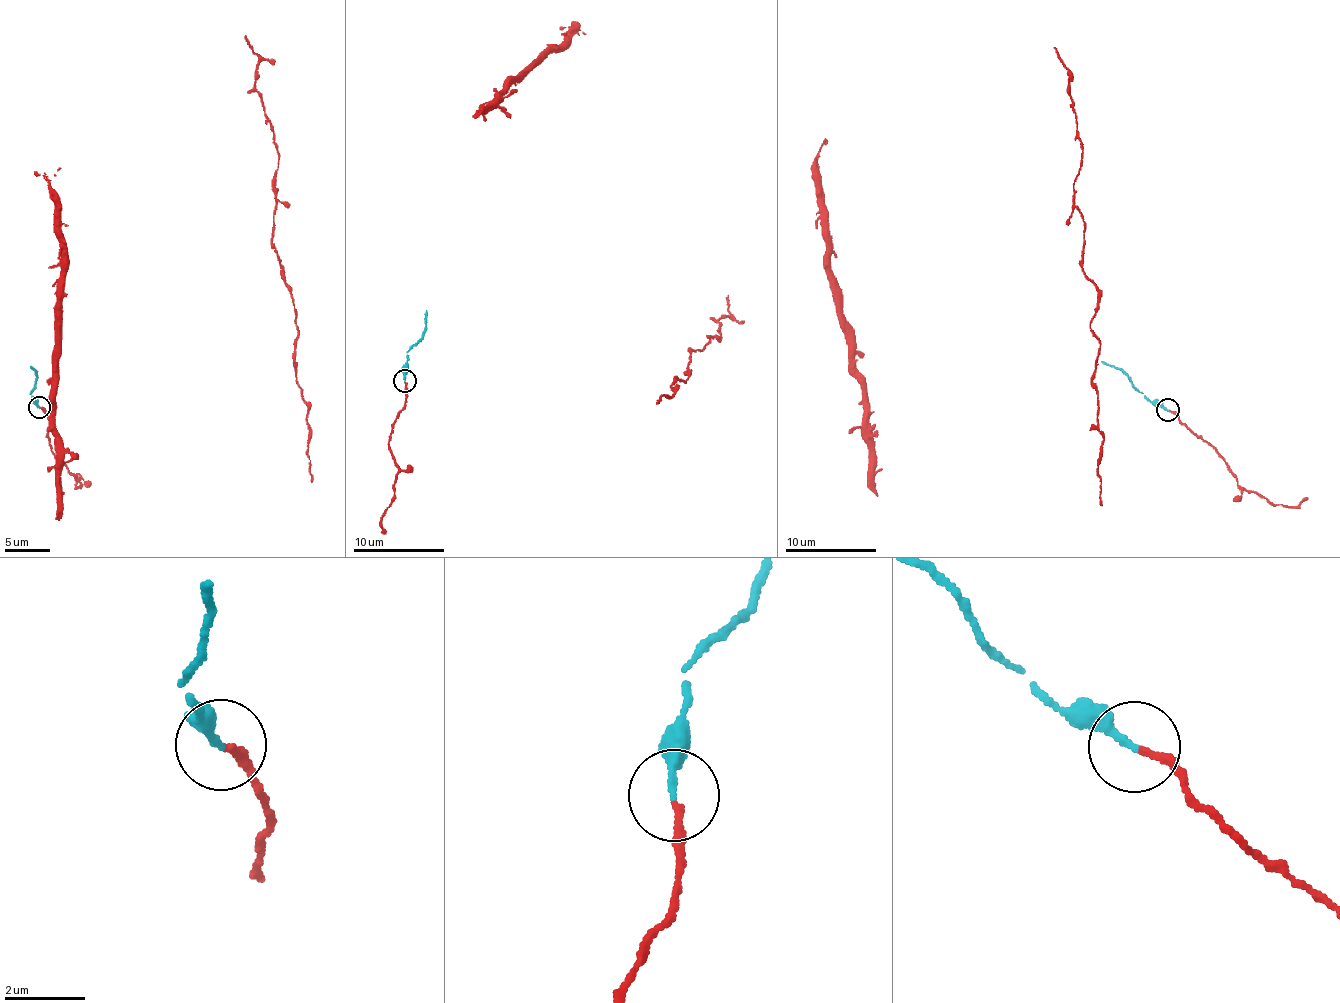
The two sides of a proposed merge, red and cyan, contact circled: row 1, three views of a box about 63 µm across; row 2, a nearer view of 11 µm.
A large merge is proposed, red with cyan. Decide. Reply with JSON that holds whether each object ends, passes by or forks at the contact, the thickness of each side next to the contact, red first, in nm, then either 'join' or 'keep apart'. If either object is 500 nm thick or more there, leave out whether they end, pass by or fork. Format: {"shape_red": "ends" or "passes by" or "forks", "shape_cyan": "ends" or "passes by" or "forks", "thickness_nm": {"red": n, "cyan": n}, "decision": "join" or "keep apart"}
{"shape_red": "ends", "shape_cyan": "ends", "thickness_nm": {"red": 150, "cyan": 180}, "decision": "join"}

